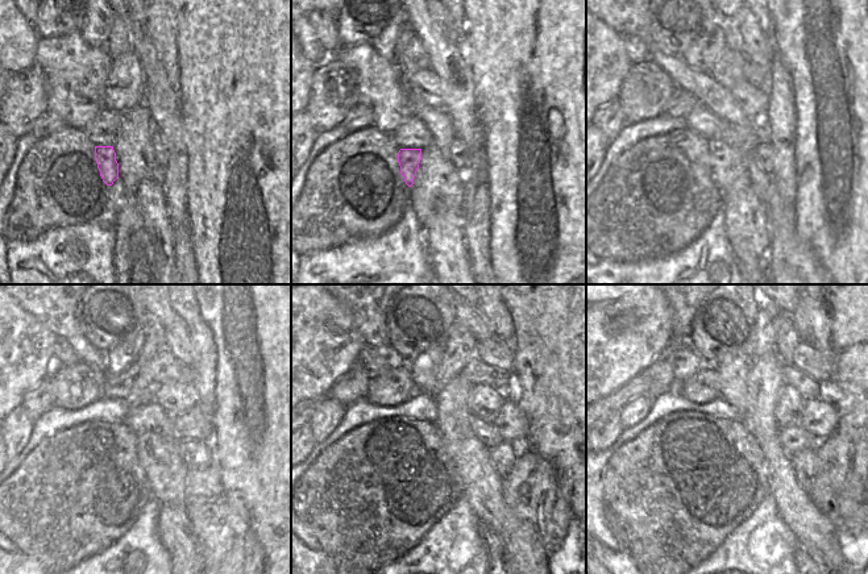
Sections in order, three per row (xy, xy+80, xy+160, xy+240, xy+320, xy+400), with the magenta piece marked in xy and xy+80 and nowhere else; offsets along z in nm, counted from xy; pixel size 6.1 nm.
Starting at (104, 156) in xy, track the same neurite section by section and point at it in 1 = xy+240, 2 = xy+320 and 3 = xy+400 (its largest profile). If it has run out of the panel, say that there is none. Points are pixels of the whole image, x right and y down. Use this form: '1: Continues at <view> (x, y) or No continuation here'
1: Continues at xy+240 (160, 457)
2: Continues at xy+320 (482, 486)
3: Continues at xy+400 (818, 535).

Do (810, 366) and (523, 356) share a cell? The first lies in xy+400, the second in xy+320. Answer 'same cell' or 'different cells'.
different cells

